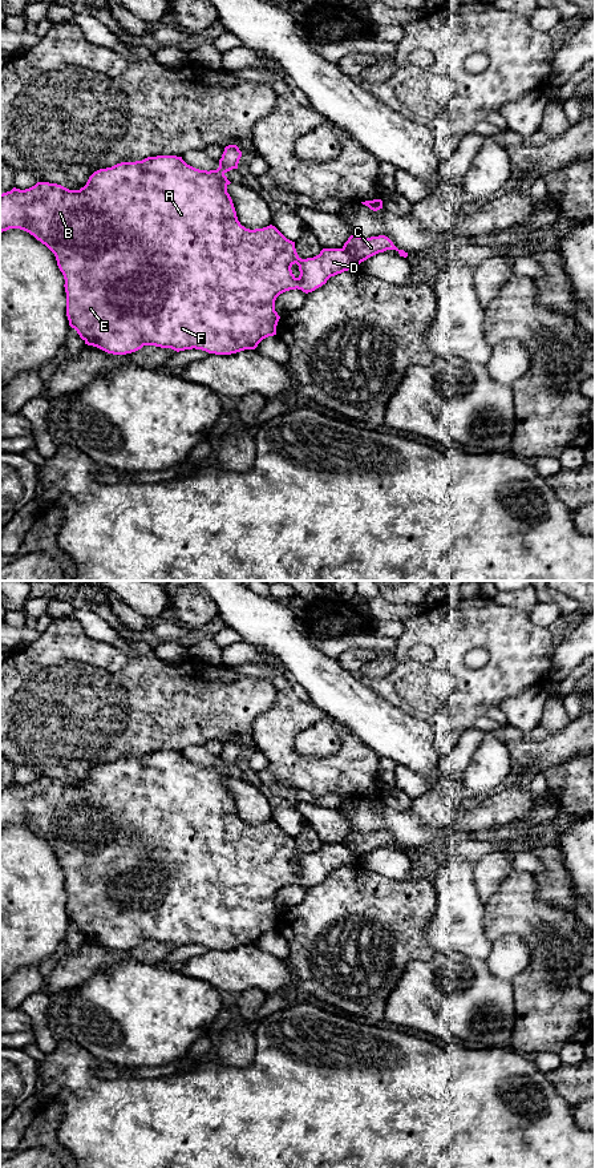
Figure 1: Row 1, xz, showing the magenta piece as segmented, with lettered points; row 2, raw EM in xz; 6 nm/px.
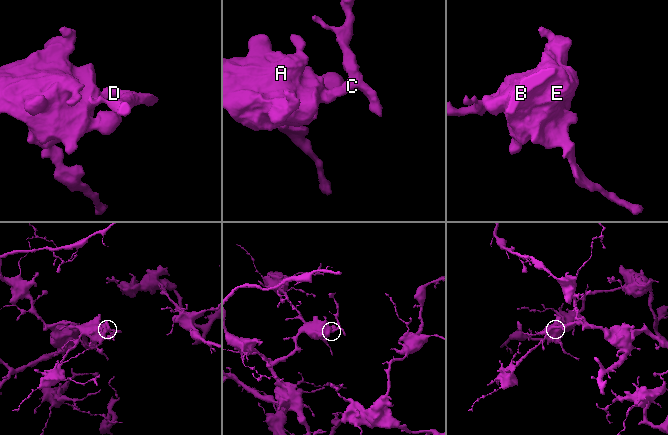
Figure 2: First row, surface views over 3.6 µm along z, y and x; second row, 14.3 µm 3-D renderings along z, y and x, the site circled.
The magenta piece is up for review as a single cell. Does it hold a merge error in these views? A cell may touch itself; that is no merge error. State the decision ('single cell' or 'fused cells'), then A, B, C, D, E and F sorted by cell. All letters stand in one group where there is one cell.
fused cells; A B D E F / C

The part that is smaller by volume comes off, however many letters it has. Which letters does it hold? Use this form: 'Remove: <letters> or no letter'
Remove: C

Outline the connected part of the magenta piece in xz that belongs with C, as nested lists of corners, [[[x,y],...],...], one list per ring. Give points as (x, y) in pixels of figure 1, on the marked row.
[[[351,235],[344,243],[343,248],[357,262],[357,264],[386,250],[396,250],[400,256],[408,256],[408,252],[405,252],[404,250],[398,250],[385,235],[371,238]]]

